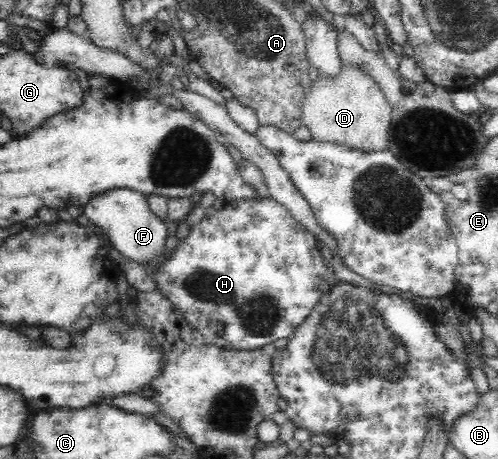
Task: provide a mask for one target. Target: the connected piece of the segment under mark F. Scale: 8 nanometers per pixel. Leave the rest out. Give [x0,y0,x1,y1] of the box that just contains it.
[83,189,168,272]

